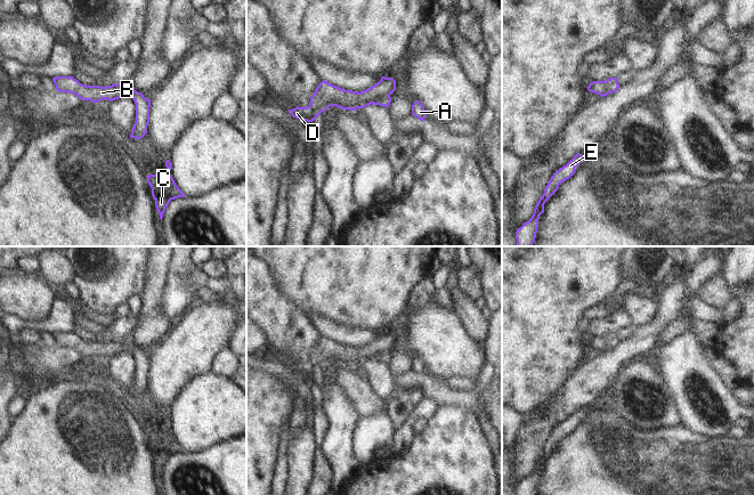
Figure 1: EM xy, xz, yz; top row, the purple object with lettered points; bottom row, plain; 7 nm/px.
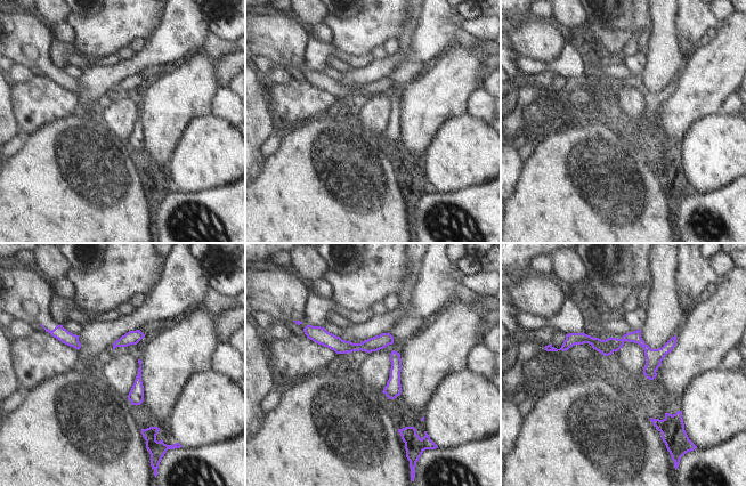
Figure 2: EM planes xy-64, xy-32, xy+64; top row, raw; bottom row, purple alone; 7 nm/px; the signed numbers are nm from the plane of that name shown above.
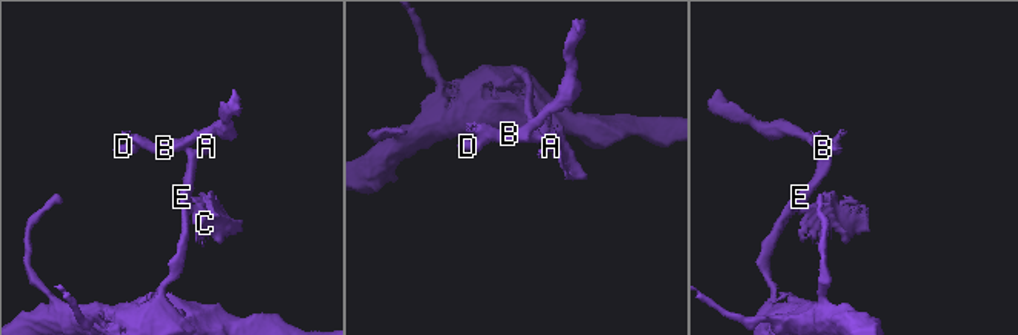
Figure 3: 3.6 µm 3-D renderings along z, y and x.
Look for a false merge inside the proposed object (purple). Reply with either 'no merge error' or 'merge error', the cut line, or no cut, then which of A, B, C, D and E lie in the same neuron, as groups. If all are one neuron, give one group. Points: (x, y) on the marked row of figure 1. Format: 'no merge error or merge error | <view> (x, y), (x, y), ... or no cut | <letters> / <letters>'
merge error | xz (389, 94), (379, 96), (371, 103) | A C E / B D

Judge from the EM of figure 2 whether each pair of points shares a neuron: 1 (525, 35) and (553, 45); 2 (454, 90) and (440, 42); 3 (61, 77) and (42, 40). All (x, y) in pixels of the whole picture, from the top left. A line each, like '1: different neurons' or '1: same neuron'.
1: same neuron
2: different neurons
3: same neuron

